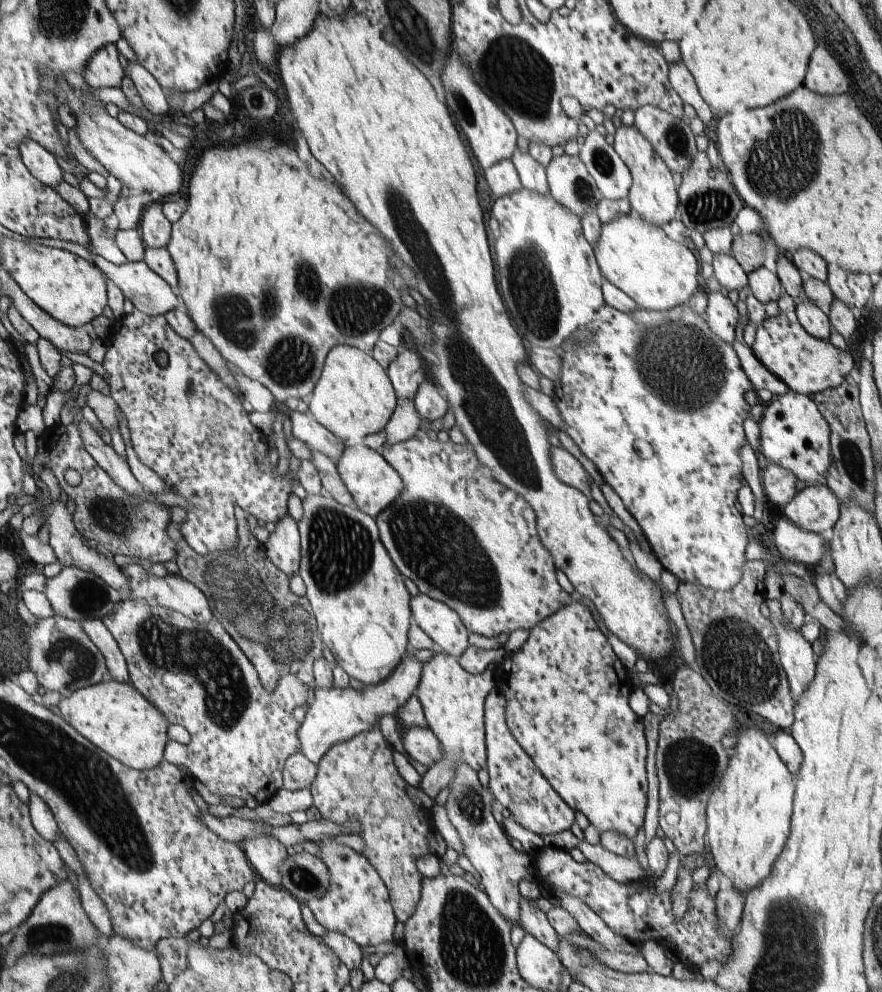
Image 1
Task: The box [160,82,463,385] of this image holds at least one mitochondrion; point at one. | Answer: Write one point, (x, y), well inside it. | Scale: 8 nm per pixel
(357, 308)

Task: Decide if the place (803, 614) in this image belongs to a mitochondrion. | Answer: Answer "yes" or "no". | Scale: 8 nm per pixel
no

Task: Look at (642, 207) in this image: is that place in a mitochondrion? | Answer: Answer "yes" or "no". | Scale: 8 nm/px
no

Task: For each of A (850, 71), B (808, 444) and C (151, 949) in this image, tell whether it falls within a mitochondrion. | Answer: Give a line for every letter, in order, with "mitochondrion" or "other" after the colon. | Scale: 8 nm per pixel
A: other
B: other
C: other

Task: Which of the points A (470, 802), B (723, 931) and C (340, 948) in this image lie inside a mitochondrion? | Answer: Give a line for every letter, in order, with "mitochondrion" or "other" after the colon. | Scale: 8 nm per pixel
A: mitochondrion
B: other
C: other

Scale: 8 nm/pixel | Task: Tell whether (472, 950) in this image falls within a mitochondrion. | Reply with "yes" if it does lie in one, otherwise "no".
yes

